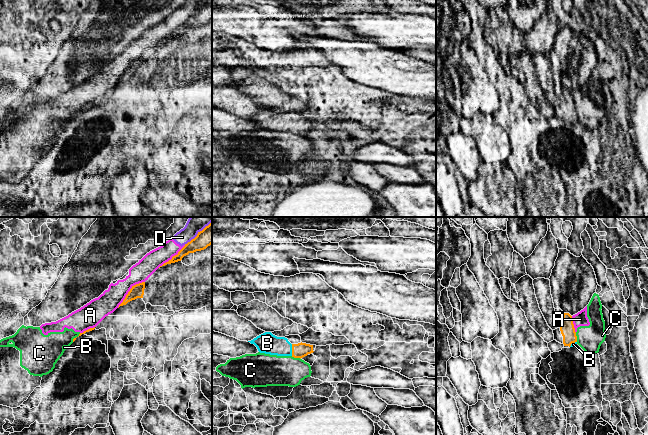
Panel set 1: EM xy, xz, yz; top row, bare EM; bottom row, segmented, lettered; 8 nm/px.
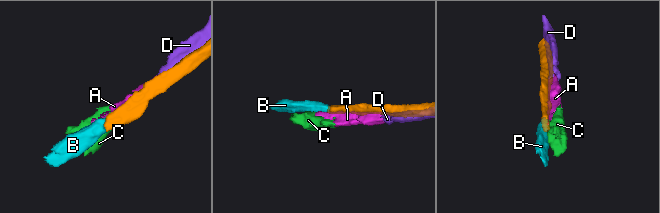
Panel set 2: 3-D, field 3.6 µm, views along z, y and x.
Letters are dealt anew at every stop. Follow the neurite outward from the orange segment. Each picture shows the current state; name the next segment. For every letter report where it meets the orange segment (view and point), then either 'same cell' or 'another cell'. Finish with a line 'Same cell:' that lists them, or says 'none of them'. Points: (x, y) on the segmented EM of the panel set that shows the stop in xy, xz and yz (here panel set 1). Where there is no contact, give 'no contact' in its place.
A: xy (129, 291) | another cell
B: xz (292, 350) | same cell
C: yz (576, 337) | another cell
D: xy (197, 234) | another cell
Same cell: B

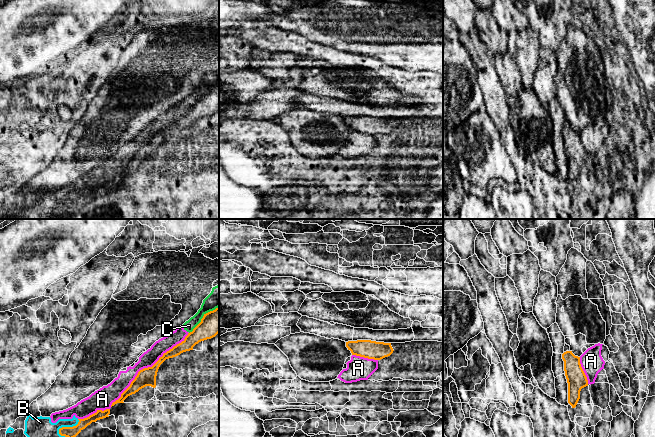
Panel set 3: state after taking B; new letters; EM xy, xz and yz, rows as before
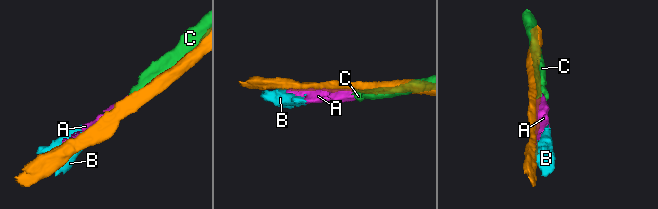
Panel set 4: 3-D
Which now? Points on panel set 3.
A: xy (146, 368) | another cell
B: xy (67, 427) | another cell
C: xy (203, 317) | another cell
Same cell: none of them

